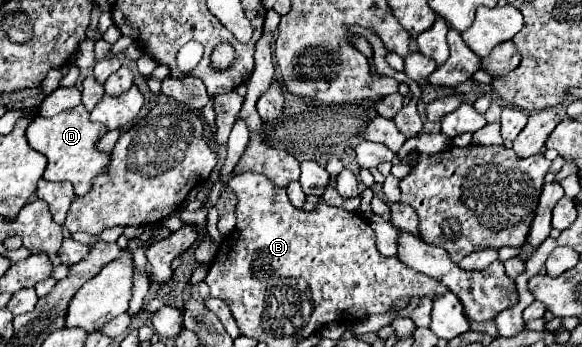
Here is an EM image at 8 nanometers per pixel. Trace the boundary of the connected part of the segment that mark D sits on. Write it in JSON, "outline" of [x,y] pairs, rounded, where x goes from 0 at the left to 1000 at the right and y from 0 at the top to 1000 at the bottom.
{"outline":[[[136,300],[122,317],[108,317],[91,340],[64,334],[46,369],[46,403],[57,432],[70,438],[81,455],[74,513],[84,524],[119,519],[129,536],[129,559],[143,565],[156,548],[156,519],[174,501],[174,490],[180,490],[180,478],[187,473],[187,450],[167,432],[167,409],[180,380],[180,363],[156,352],[153,323],[143,300]]]}

